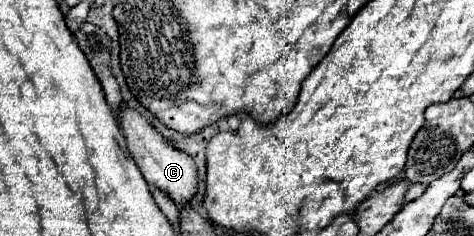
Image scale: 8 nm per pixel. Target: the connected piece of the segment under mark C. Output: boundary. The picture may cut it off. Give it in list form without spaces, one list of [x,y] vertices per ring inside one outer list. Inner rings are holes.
[[[122,103],[118,109],[118,121],[120,121],[122,133],[128,143],[128,151],[132,155],[134,163],[138,165],[138,169],[142,171],[144,179],[148,181],[148,185],[158,187],[180,209],[184,205],[190,205],[198,191],[198,167],[196,167],[194,159],[188,153],[184,153],[182,149],[174,147],[174,143],[168,137],[164,137],[162,133],[158,133],[142,113],[128,107],[126,103]]]

